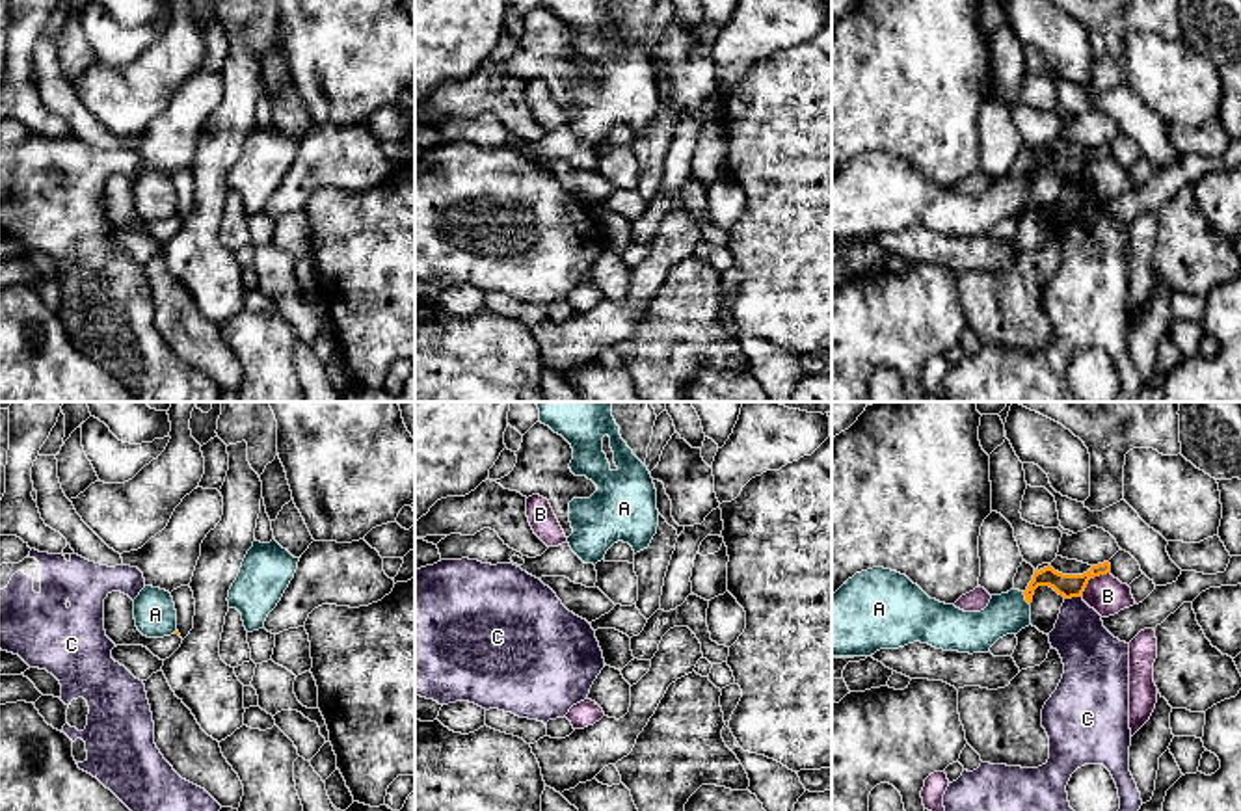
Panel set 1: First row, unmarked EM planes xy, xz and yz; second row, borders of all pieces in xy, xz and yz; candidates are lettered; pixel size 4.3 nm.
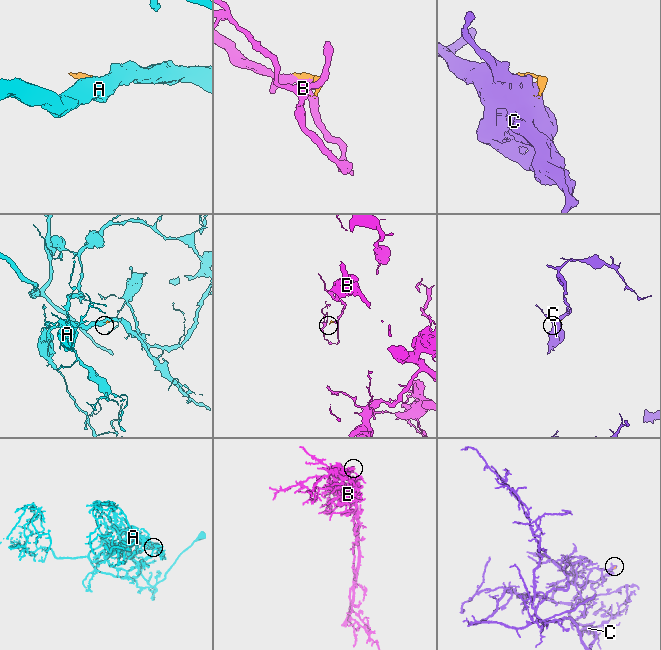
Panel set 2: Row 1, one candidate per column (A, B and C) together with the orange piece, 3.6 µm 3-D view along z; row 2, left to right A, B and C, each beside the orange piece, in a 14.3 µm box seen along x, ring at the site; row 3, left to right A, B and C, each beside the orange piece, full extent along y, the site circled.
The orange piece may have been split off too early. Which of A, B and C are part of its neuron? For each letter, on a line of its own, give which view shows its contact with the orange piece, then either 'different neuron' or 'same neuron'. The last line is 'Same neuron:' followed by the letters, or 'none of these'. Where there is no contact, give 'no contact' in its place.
A: contact in yz; different neuron
B: contact in yz; different neuron
C: contact in yz; different neuron
Same neuron: none of these

